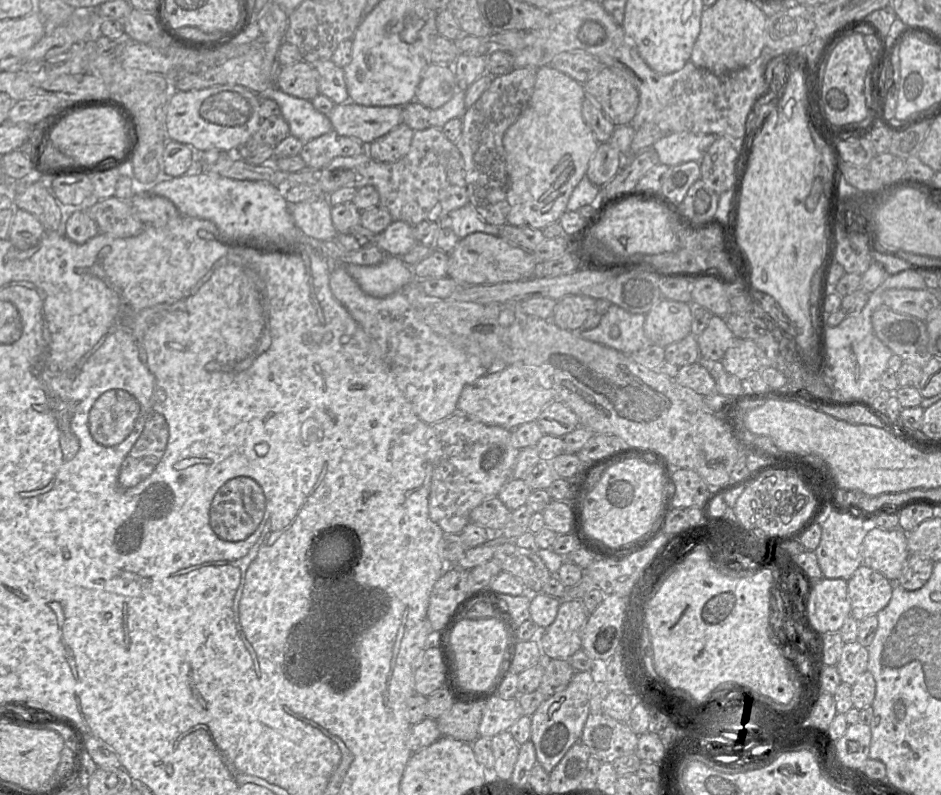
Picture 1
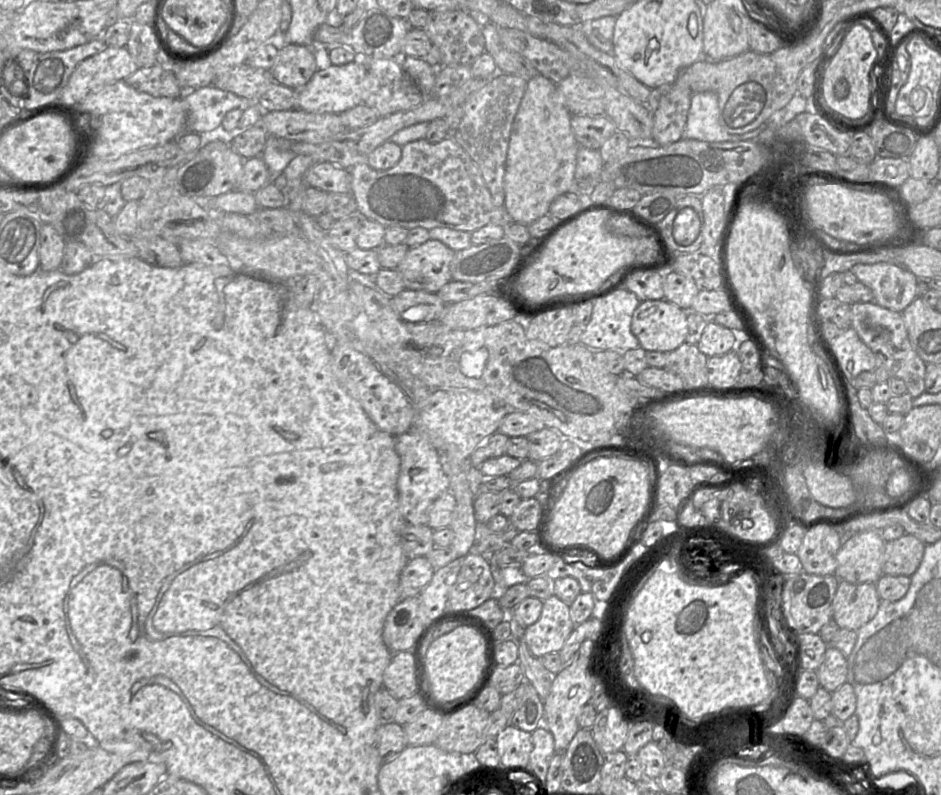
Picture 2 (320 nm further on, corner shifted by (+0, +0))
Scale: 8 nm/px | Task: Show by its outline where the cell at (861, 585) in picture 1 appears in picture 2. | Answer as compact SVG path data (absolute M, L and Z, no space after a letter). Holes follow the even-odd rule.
M839 581L832 601L832 619L839 628L857 631L875 617L880 603L875 583Z

